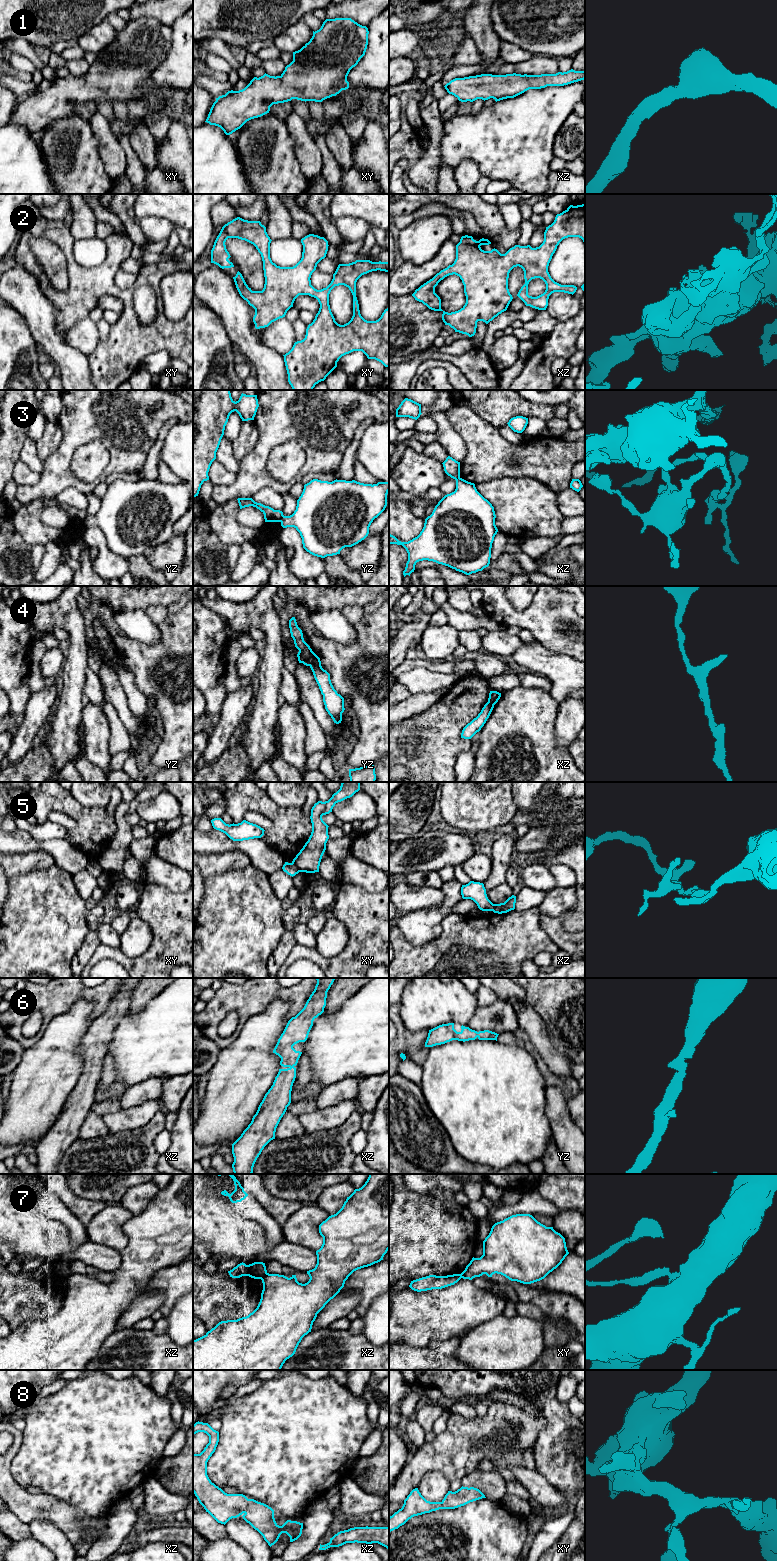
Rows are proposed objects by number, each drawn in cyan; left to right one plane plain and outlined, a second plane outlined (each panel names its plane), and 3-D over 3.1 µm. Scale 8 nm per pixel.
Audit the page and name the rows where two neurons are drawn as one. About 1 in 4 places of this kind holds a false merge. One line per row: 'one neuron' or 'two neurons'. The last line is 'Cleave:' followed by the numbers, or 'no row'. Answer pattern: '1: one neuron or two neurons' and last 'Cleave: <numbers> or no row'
1: one neuron
2: one neuron
3: two neurons
4: one neuron
5: two neurons
6: one neuron
7: two neurons
8: one neuron
Cleave: 3, 5, 7

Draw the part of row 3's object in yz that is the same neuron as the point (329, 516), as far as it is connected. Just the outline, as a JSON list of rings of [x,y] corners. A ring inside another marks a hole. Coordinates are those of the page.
[[[313,479],[304,485],[294,513],[281,520],[283,528],[294,527],[302,538],[303,548],[310,554],[325,558],[340,554],[345,547],[352,547],[369,534],[369,527],[387,506],[389,482],[364,484],[355,480],[332,482]]]

